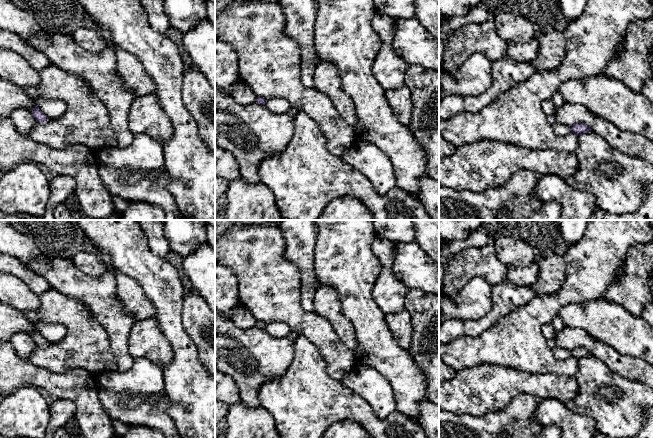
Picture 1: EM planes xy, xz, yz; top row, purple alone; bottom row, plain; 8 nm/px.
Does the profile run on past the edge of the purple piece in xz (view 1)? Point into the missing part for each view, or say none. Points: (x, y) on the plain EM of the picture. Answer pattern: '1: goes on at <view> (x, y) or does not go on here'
1: does not go on here

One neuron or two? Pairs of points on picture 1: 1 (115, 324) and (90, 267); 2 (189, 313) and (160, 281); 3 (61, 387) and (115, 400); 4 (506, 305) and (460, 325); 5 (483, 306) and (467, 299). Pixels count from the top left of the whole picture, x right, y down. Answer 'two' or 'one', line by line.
1: two
2: two
3: two
4: one
5: one

